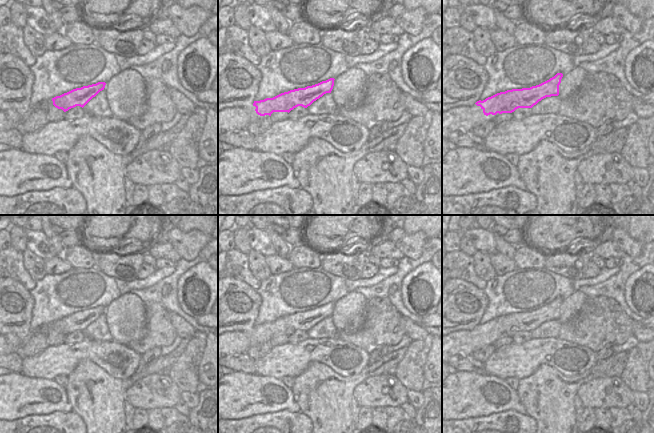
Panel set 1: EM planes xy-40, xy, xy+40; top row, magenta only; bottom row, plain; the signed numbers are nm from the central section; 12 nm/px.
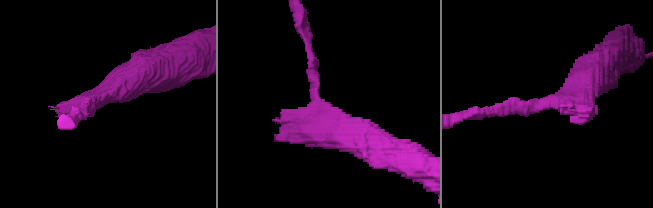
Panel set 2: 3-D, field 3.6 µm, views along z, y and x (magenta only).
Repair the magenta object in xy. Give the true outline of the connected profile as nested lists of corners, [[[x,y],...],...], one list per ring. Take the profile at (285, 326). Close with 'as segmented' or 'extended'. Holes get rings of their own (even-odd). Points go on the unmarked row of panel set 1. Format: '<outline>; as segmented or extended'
[[[334,302],[318,308],[281,317],[273,322],[254,325],[247,333],[226,332],[218,336],[218,360],[235,354],[245,354],[251,346],[269,342],[273,336],[290,336],[298,330],[307,332],[326,317],[331,317]]]; extended

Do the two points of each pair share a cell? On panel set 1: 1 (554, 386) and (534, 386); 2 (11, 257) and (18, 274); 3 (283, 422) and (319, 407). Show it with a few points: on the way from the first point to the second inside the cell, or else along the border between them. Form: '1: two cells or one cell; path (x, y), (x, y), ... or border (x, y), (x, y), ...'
1: one cell; path (549, 386), (539, 386)
2: one cell; path (11, 261), (11, 266), (15, 270)
3: two cells; border (300, 411), (312, 422)

